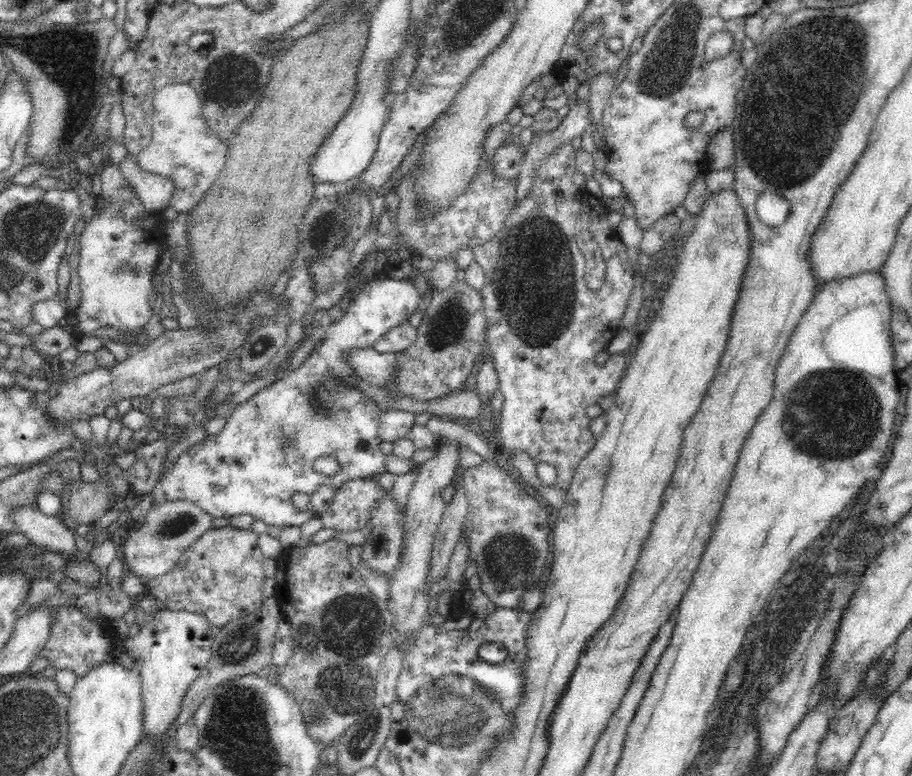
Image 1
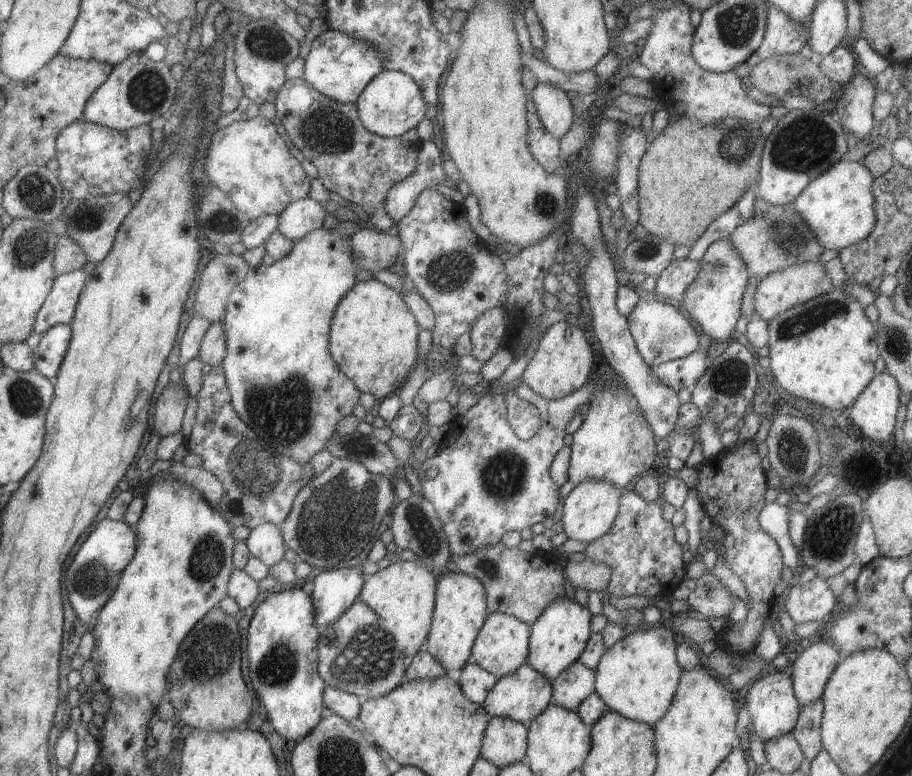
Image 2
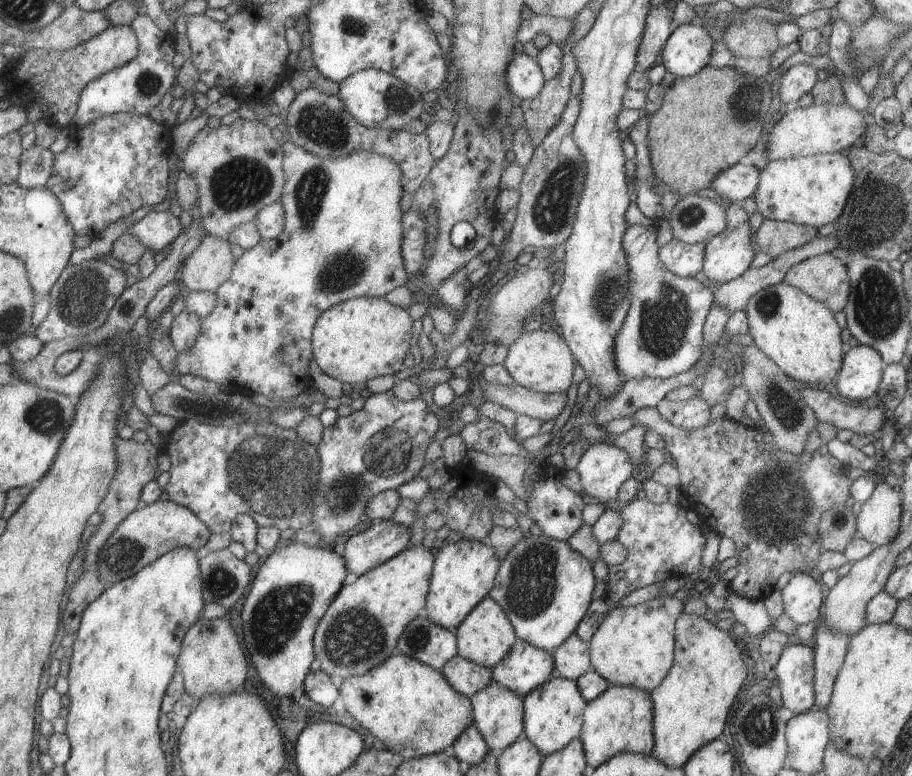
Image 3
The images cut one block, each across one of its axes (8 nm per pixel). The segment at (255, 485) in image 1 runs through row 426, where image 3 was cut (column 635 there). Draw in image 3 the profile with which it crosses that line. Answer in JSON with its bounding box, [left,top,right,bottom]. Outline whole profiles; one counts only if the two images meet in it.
[614,225,713,379]

